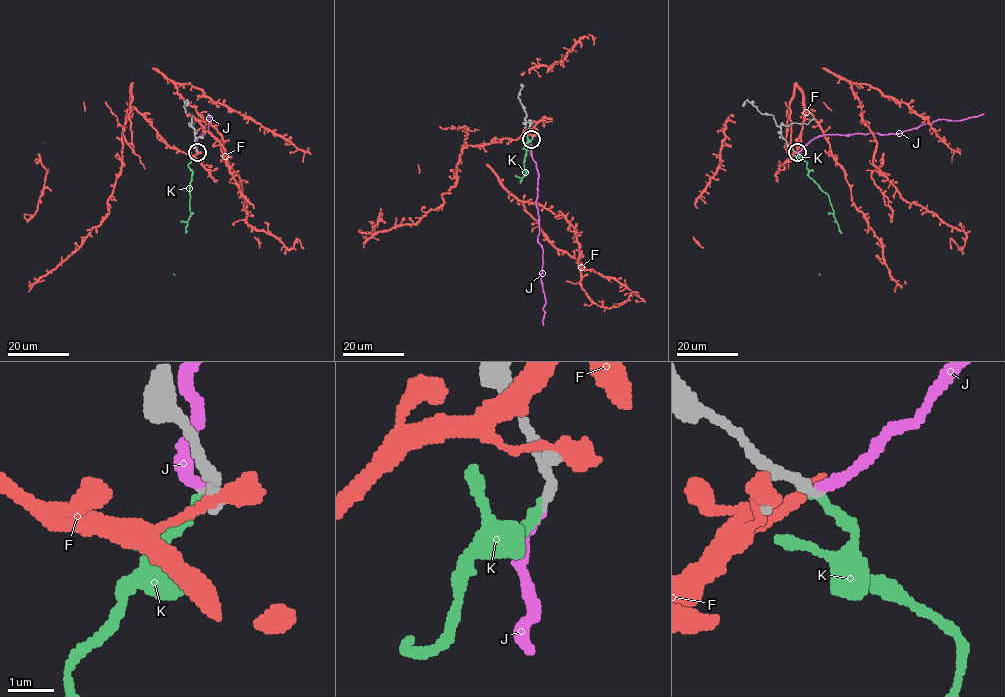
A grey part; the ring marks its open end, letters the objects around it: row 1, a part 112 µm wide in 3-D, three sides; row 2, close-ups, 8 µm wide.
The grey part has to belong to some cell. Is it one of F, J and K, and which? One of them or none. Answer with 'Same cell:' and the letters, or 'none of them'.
Same cell: K

